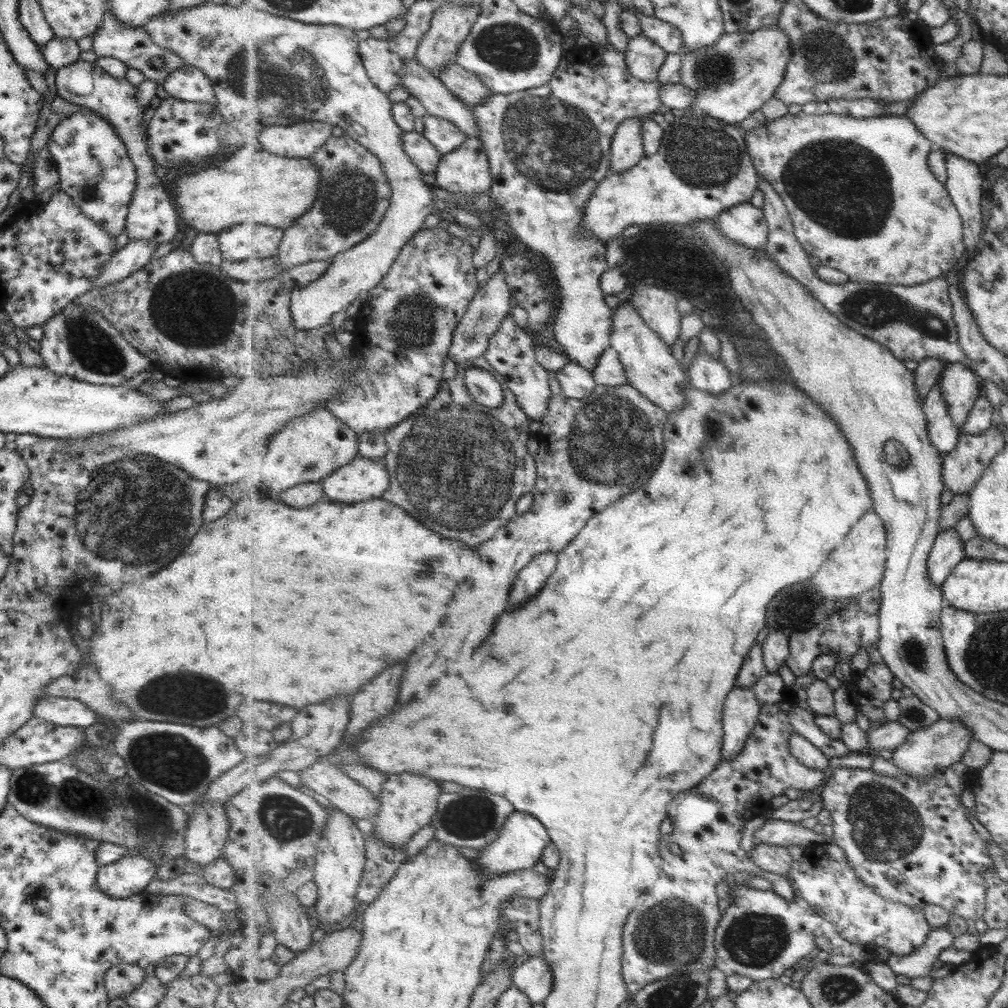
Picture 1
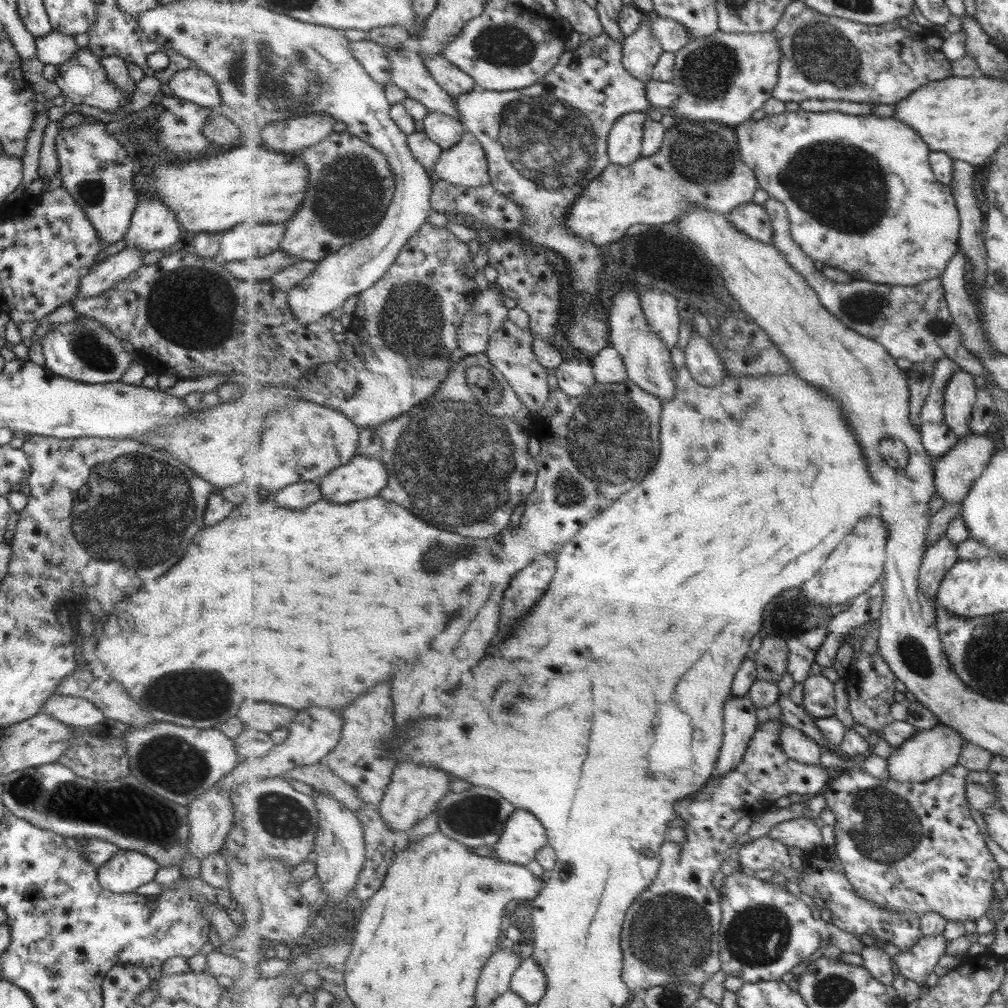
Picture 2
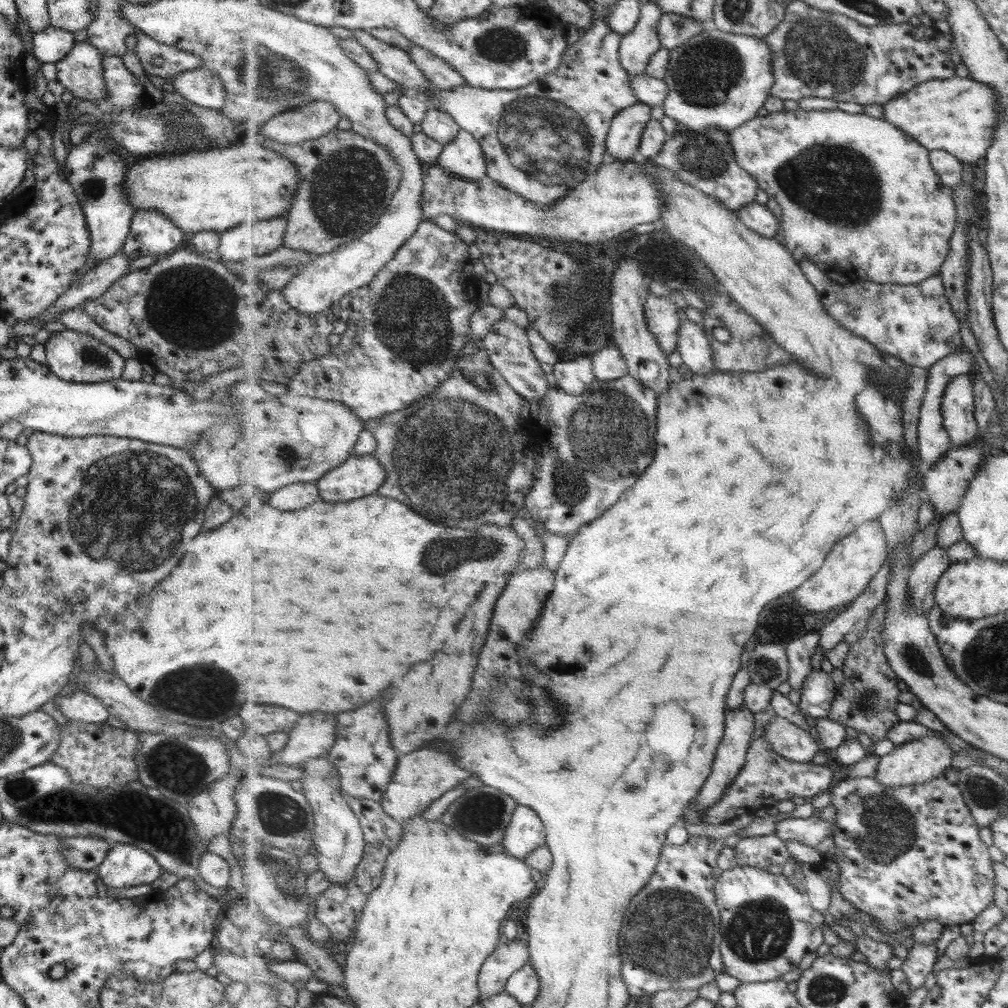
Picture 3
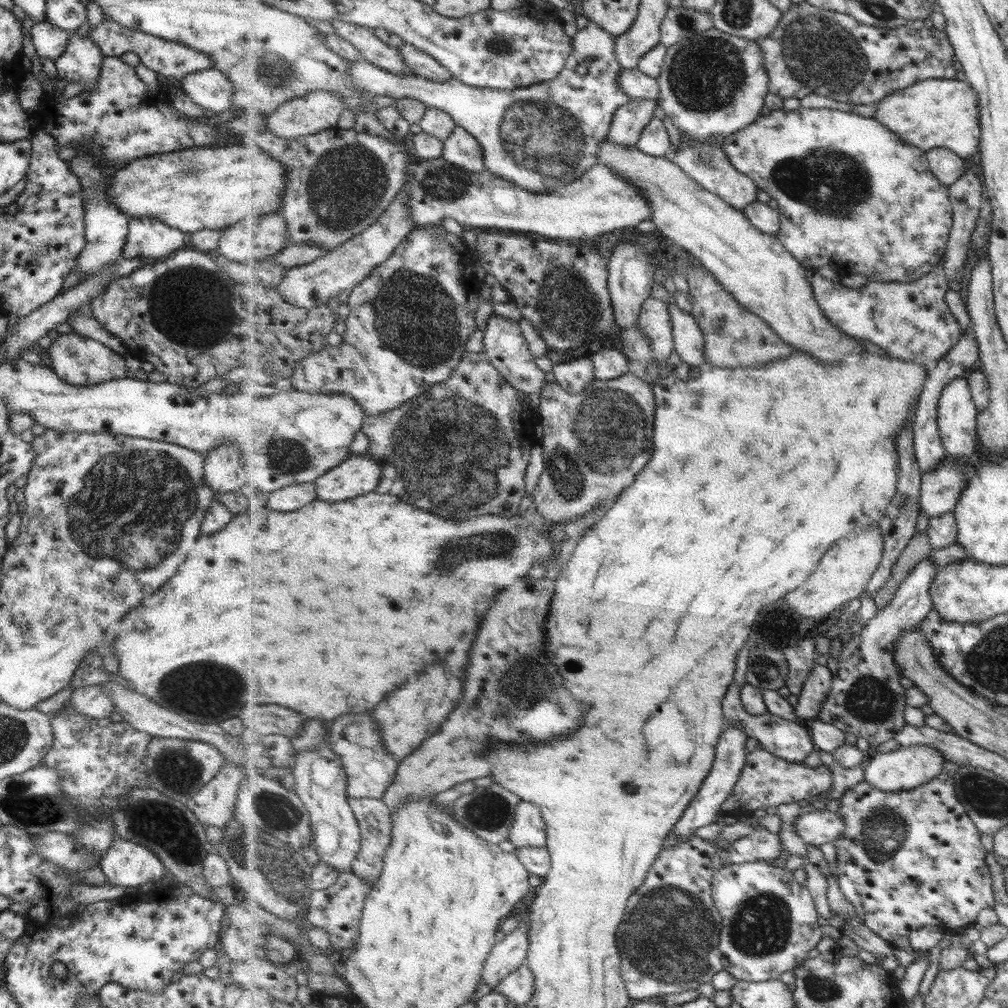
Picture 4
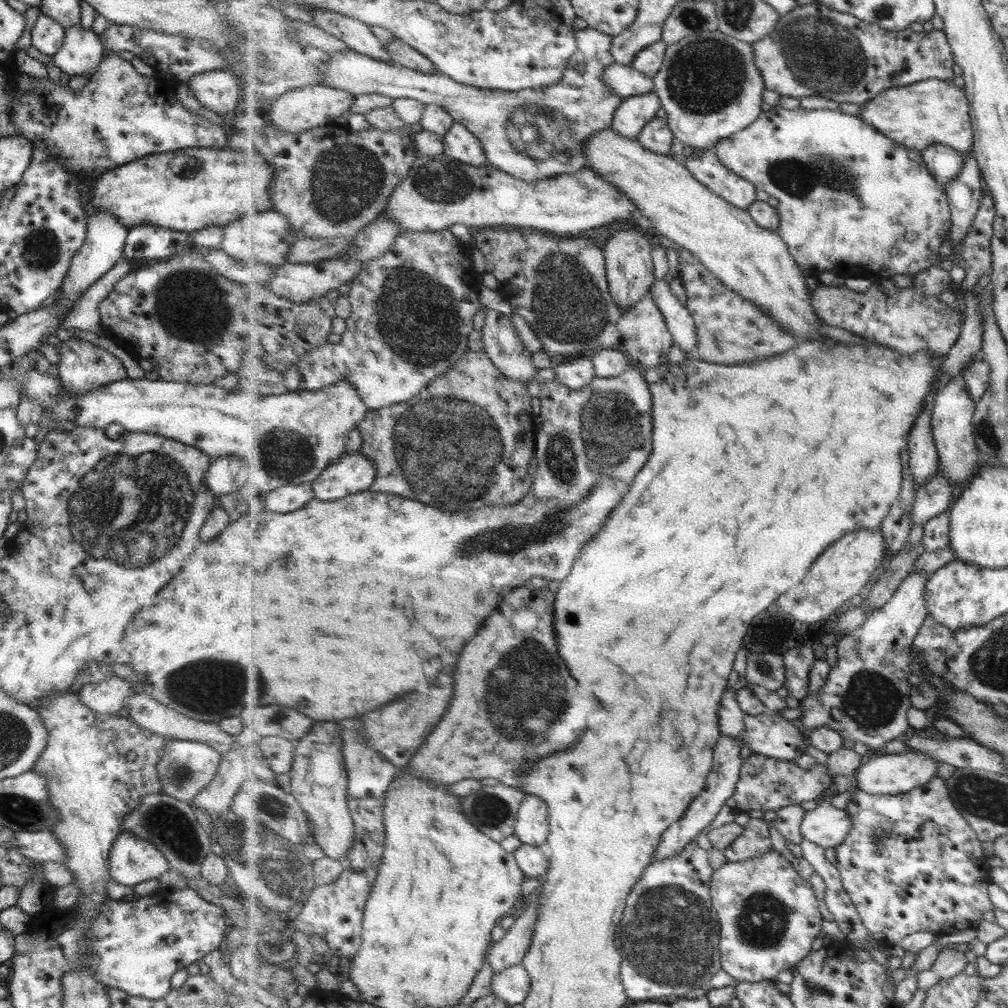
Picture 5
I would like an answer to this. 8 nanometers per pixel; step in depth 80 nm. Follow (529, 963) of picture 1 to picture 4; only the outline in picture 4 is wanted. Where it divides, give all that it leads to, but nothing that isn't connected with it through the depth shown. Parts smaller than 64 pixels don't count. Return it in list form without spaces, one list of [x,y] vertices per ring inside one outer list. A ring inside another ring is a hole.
[[[527,965],[511,972],[511,975],[502,980],[500,986],[495,989],[496,993],[509,998],[515,1005],[527,1005],[533,999],[536,990],[536,977]]]

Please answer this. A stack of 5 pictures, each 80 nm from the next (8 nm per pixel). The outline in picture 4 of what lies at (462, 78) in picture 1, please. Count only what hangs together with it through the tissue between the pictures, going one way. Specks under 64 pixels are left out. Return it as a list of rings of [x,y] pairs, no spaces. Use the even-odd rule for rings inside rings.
[[[406,43],[399,47],[403,60],[419,76],[424,76],[435,82],[443,82],[453,77],[453,73],[447,70],[436,58],[415,46]]]

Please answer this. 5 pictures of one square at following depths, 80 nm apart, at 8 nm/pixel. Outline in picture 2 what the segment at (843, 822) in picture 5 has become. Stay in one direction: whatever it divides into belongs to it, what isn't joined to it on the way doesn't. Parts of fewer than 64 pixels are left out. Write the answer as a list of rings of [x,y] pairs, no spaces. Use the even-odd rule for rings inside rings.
[[[808,818],[780,822],[767,835],[773,840],[778,840],[787,846],[798,846],[802,850],[815,849],[823,842],[821,828]]]

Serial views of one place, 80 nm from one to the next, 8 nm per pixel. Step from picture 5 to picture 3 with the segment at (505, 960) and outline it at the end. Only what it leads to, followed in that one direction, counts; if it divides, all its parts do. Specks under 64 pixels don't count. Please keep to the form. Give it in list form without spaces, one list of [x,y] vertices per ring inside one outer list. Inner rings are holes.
[[[513,939],[501,944],[484,963],[480,971],[480,999],[505,993],[505,986],[515,972],[521,971],[530,961],[530,945],[525,940]]]

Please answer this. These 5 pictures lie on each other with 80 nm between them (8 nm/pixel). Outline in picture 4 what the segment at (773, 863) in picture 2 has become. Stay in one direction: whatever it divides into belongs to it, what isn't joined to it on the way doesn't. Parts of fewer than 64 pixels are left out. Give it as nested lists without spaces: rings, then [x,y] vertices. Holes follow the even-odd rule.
[[[753,821],[754,831],[725,846],[733,863],[764,860],[772,862],[781,856],[784,847],[779,833],[769,832],[765,826]]]

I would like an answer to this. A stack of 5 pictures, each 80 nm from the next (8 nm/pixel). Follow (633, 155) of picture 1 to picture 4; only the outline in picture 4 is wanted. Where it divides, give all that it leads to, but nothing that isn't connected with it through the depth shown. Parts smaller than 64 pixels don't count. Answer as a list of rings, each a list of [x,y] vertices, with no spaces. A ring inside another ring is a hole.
[[[651,100],[633,101],[617,110],[609,131],[608,139],[617,144],[633,148],[641,138],[644,128],[652,121],[653,112],[659,102]]]

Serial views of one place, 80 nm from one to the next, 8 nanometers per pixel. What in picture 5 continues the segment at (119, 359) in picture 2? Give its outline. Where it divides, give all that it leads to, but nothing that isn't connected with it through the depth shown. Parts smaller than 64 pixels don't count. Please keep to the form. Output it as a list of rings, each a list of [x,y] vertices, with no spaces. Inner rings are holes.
[[[65,334],[61,337],[61,344],[56,346],[56,350],[59,356],[56,365],[60,383],[70,393],[76,395],[88,393],[99,389],[100,386],[128,378],[119,359],[95,344],[82,339],[73,339],[71,334]]]

